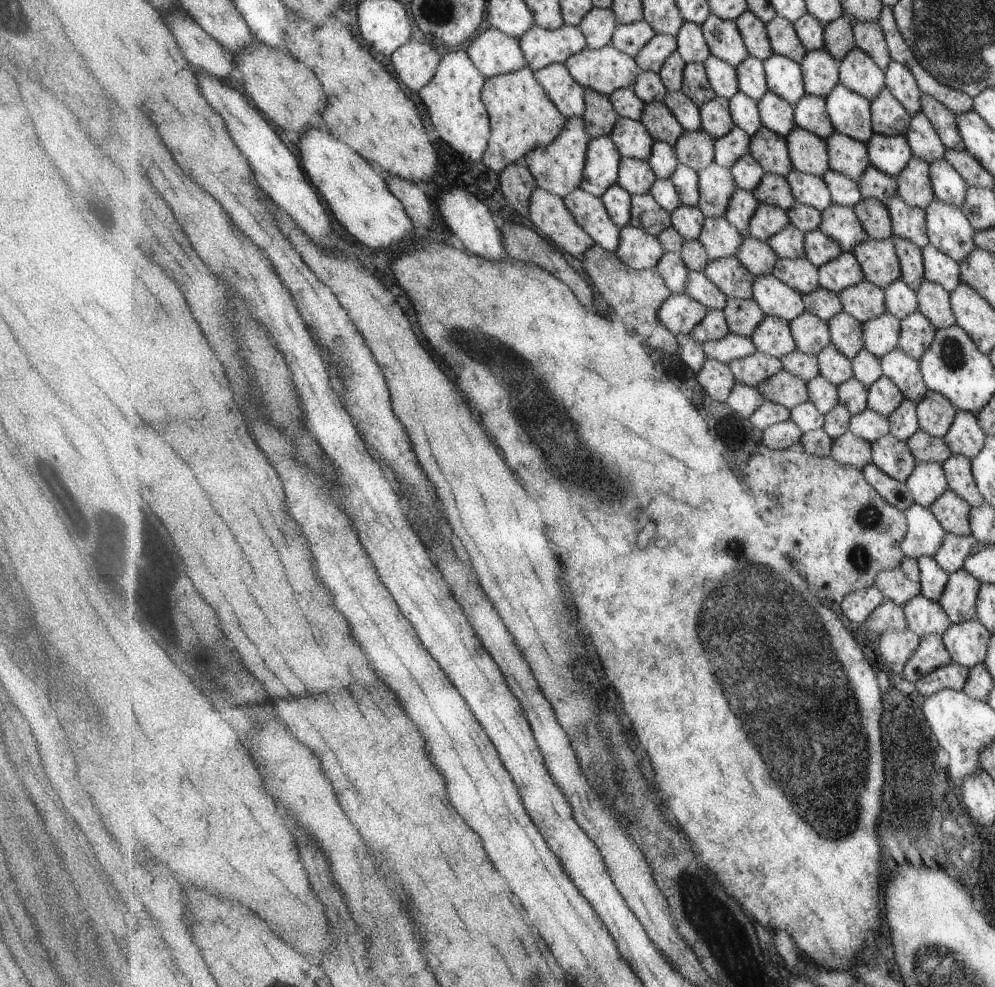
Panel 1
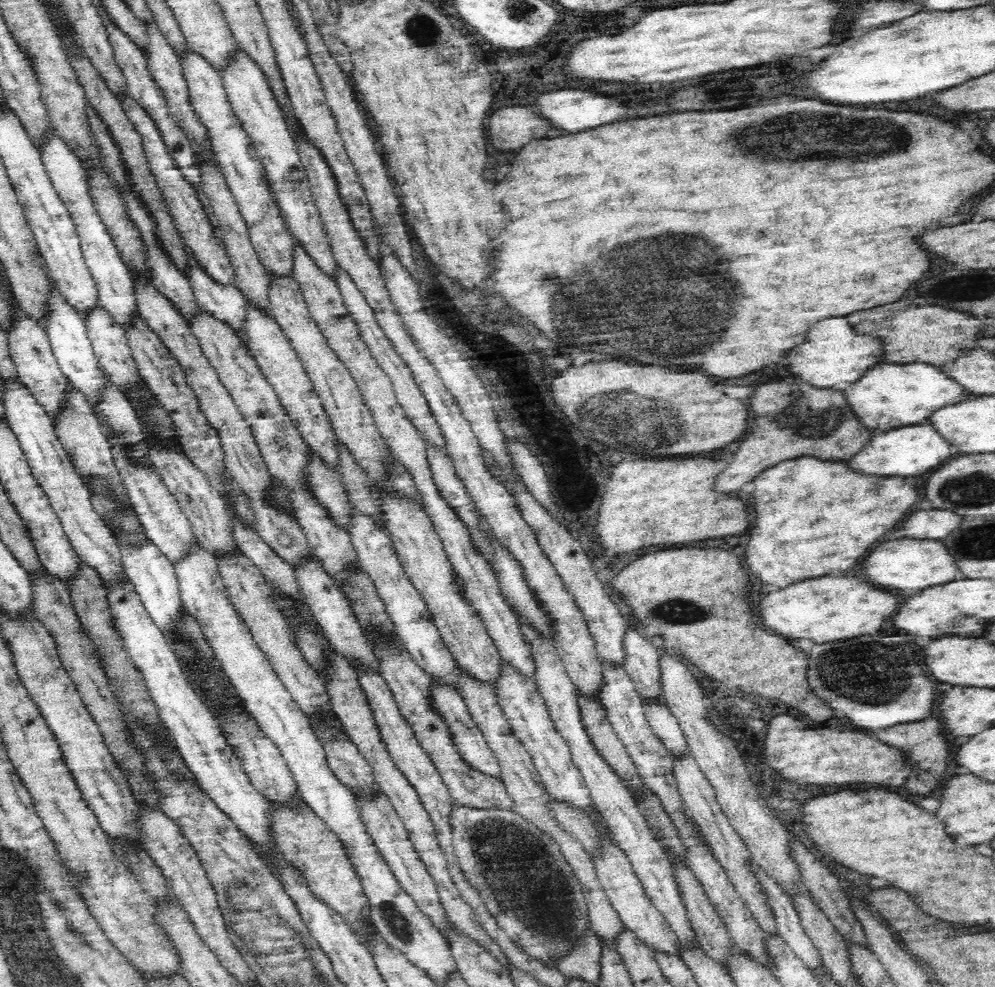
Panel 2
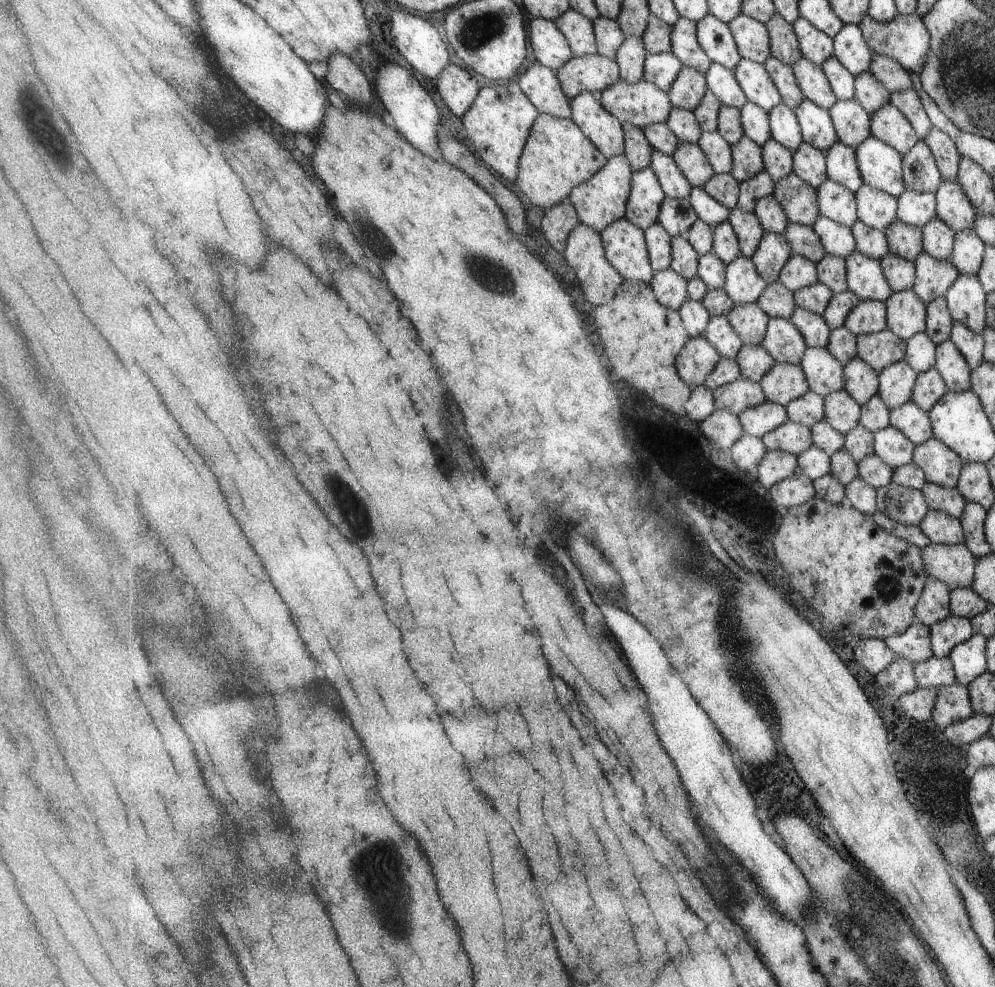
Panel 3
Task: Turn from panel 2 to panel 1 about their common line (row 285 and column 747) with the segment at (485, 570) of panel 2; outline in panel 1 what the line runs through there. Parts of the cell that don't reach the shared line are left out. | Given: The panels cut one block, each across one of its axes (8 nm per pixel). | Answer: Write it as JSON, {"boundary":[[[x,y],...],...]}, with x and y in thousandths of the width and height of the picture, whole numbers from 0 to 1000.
{"boundary":[[[733,301],[728,316],[734,336],[749,342],[755,342],[763,328],[769,324],[770,316],[761,308],[759,303],[742,303]]]}

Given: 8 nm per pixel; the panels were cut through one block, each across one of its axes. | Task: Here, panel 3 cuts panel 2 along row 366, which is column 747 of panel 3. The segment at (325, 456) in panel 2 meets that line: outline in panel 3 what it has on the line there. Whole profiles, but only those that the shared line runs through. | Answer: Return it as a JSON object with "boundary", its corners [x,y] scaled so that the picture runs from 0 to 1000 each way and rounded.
{"boundary":[[[745,257],[730,268],[728,293],[740,309],[761,307],[770,295],[772,286],[765,279],[758,264]]]}

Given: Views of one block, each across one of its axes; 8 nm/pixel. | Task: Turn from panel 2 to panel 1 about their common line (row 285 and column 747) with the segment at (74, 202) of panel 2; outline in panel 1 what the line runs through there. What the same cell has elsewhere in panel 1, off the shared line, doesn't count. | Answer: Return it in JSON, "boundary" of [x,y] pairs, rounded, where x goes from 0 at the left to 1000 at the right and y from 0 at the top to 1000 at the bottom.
{"boundary":[[[745,92],[739,95],[734,101],[733,109],[739,127],[749,132],[754,139],[759,138],[767,130],[763,105],[751,95]]]}

